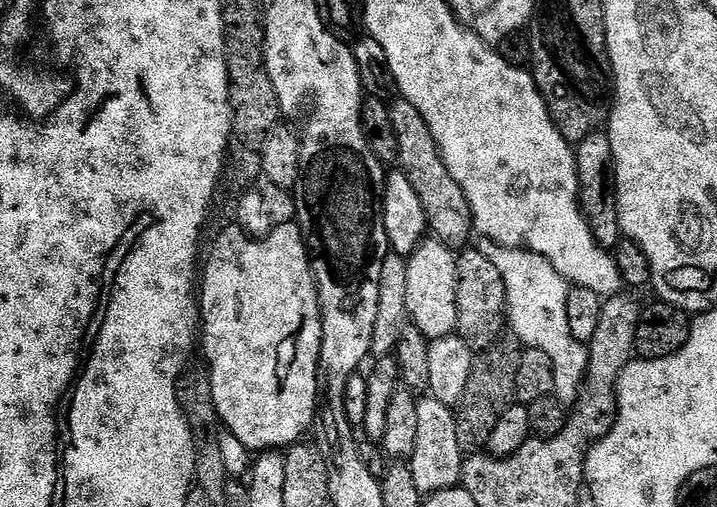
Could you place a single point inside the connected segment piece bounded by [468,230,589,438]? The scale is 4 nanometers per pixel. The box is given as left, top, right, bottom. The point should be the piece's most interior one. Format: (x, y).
(524, 273)

